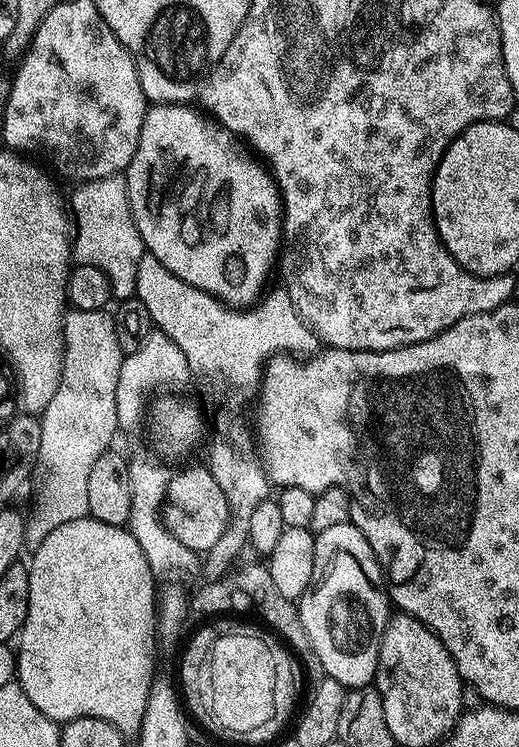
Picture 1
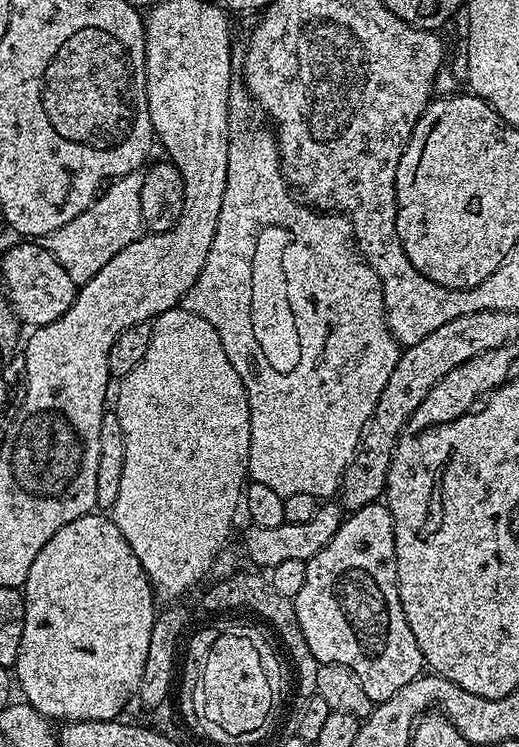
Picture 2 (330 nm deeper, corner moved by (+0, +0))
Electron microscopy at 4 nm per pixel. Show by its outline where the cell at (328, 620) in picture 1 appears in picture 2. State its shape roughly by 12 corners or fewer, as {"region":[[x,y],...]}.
{"region":[[387,503],[345,515],[294,597],[316,663],[373,705],[425,671]]}

